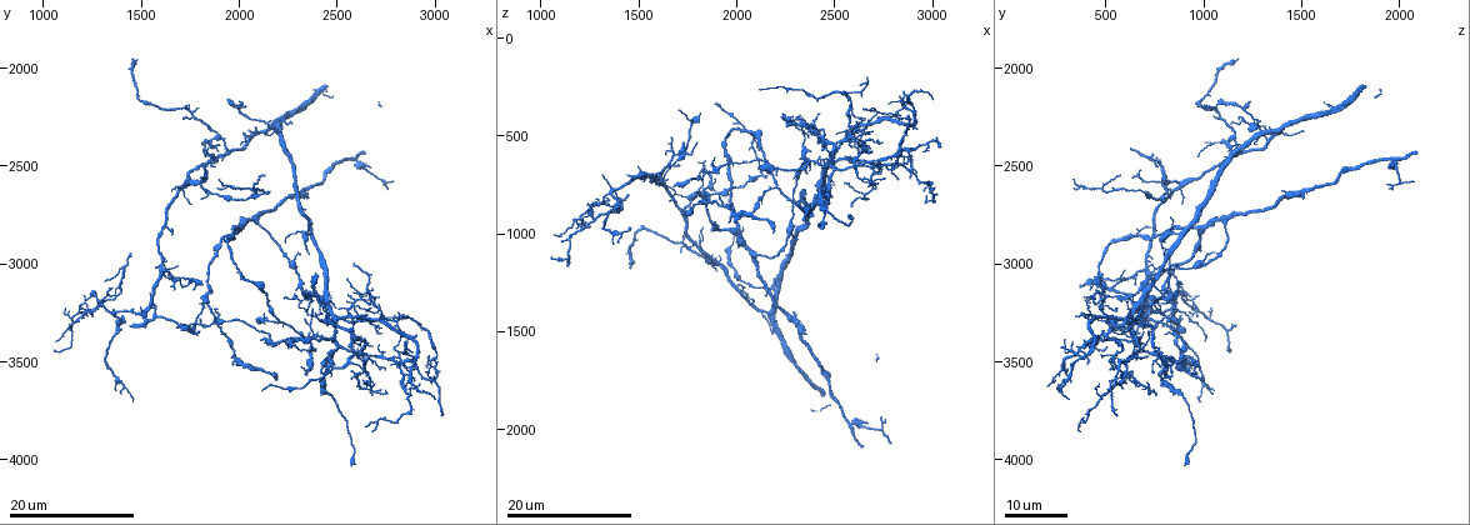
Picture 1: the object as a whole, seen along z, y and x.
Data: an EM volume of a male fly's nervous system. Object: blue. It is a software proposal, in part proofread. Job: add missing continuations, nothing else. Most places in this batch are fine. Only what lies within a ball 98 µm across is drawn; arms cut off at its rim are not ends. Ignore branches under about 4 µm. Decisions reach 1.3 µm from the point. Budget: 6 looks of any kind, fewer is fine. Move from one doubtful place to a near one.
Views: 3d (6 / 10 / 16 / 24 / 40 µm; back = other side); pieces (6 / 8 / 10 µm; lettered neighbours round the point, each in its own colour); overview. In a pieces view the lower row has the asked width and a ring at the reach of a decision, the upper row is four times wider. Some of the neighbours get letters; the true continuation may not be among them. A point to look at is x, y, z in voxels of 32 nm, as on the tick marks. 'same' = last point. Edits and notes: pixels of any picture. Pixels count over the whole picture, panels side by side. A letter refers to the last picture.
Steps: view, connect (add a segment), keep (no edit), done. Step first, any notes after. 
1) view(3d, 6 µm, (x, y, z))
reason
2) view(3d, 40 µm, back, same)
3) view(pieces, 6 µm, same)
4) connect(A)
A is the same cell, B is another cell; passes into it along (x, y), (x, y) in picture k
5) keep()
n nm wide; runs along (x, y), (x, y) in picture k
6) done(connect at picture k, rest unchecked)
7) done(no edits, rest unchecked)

view(3d, 24 µm, (2580, 4020, 900))
an open end

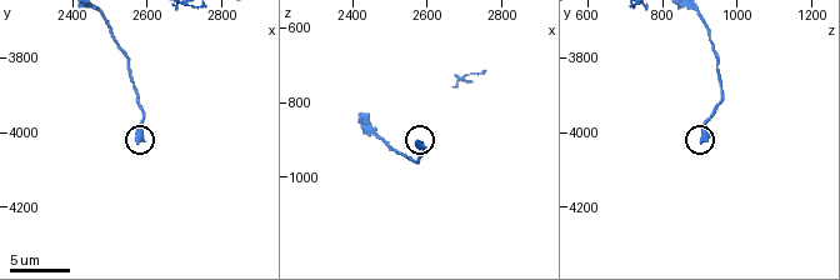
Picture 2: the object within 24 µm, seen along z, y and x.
view(pieces, 6 µm, (2580, 4020, 900))

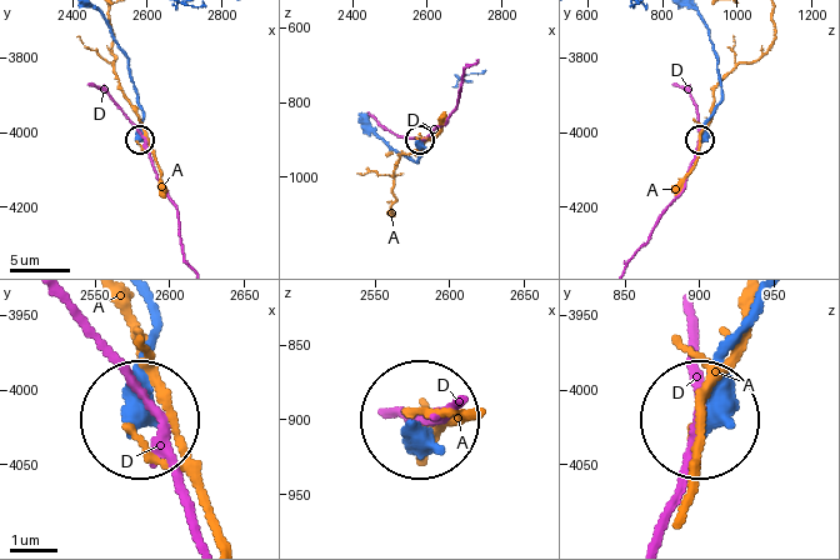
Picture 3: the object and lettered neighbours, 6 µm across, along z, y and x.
keep()
A and D are other cells; runs along (149, 309), (140, 413) in picture 3; no lettered segment goes on from it

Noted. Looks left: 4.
view(3d, 16 µm, (2580, 3000, 850))
branch stops here

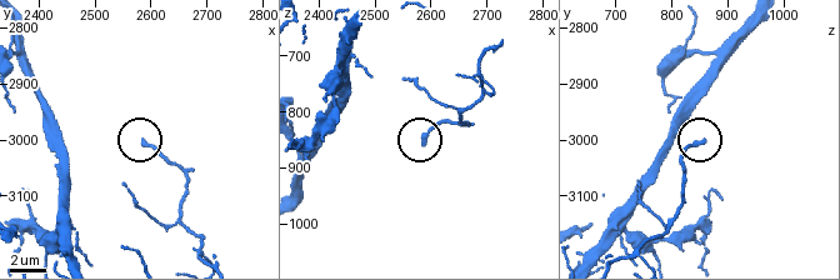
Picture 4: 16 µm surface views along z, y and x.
view(pieces, 6 µm, (2590, 3005, 850))

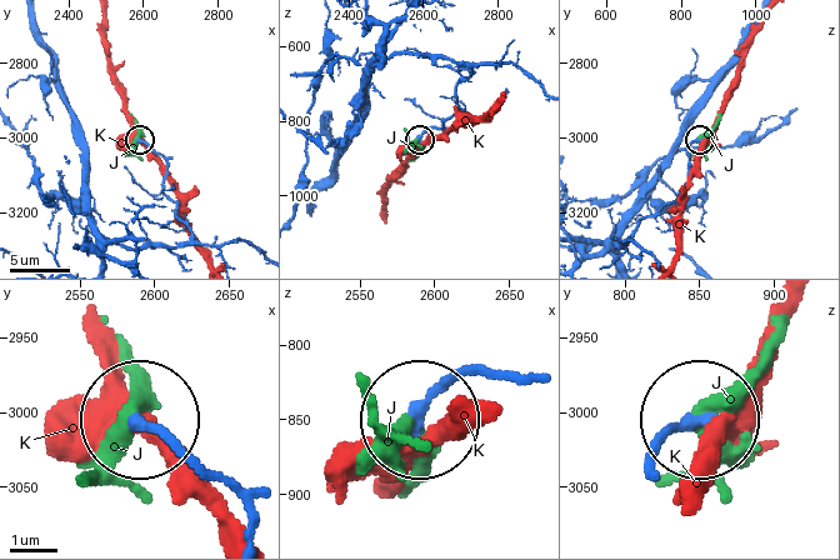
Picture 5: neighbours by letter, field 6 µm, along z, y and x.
keep()
J and K are other cells; runs along (498, 375), (461, 379), (418, 419) in picture 5; no lettered segment goes on from it

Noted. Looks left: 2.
view(3d, 16 µm, (2900, 3460, 710))
free end

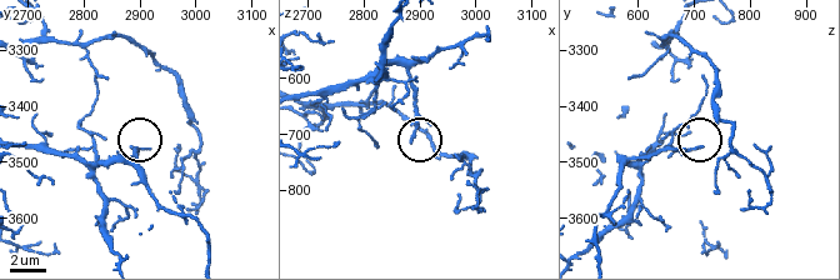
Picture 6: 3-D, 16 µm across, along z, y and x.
view(pieces, 6 µm, (2890, 3475, 710))

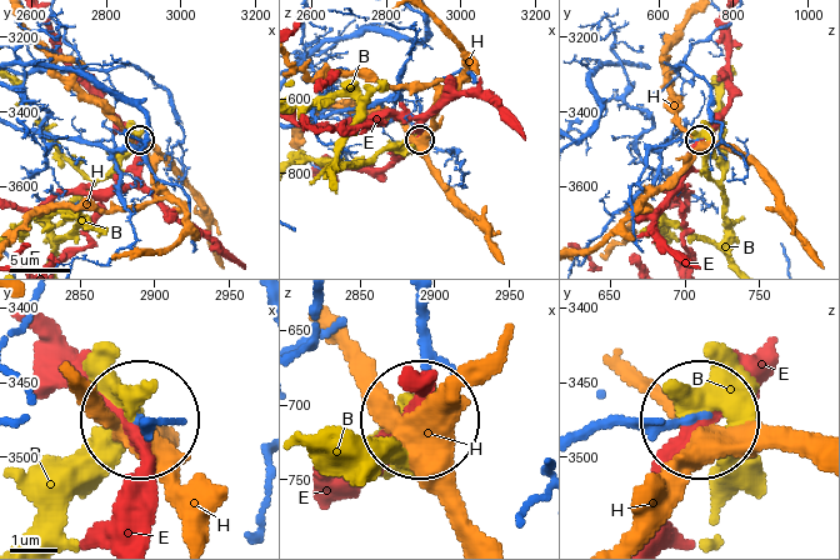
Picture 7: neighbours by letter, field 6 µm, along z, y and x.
keep()
160 nm wide; B, E and H are other cells; runs along (419, 309), (419, 413) in picture 7; no lettered segment goes on from it

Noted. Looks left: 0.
done(no edits, rest unchecked)

